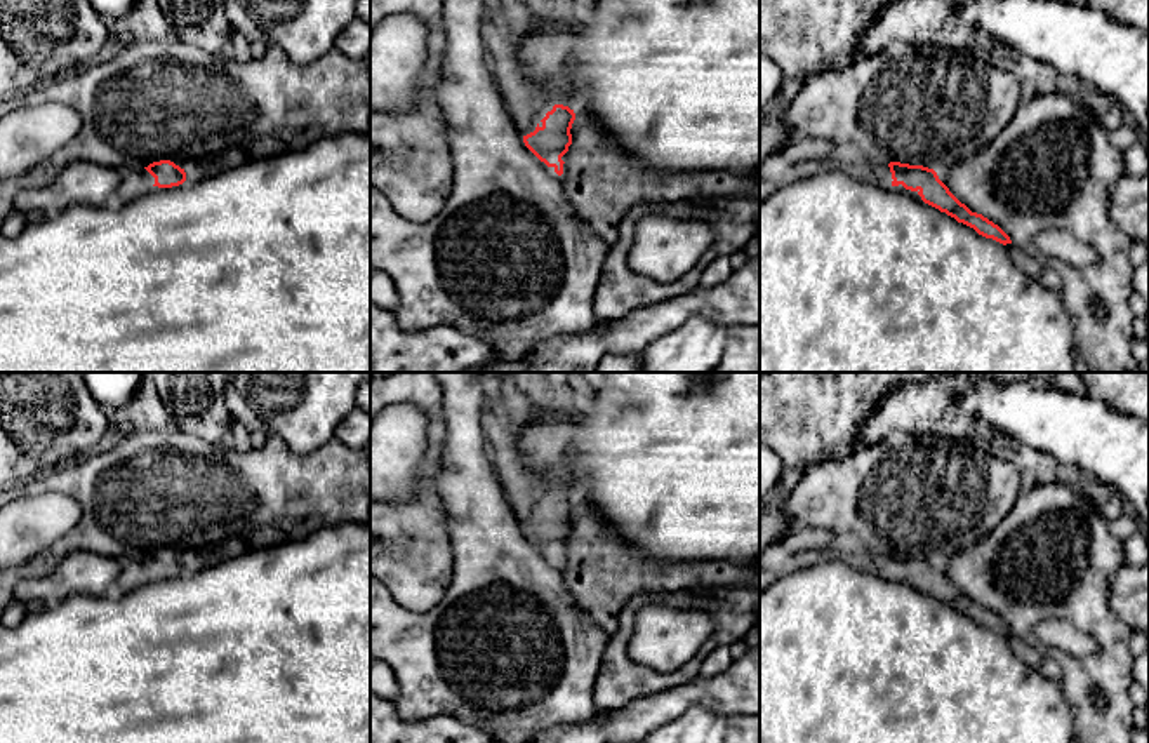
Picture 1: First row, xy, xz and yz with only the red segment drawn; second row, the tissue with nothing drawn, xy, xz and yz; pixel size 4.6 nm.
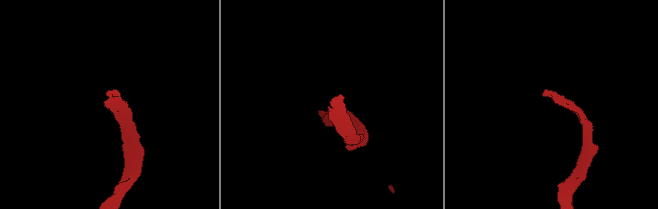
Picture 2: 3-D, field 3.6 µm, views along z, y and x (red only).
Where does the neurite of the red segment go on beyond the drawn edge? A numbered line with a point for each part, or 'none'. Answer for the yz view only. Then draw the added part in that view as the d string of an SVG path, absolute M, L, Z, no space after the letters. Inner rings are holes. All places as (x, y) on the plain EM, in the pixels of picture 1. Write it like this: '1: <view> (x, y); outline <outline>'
1: yz (875, 562); outline M845 545L838 555L841 555L850 566L873 572L876 576L888 578L892 576L892 562L888 553L866 552L862 548Z

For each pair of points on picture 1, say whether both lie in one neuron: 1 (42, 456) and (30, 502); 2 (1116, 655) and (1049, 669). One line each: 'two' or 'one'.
1: two
2: two

